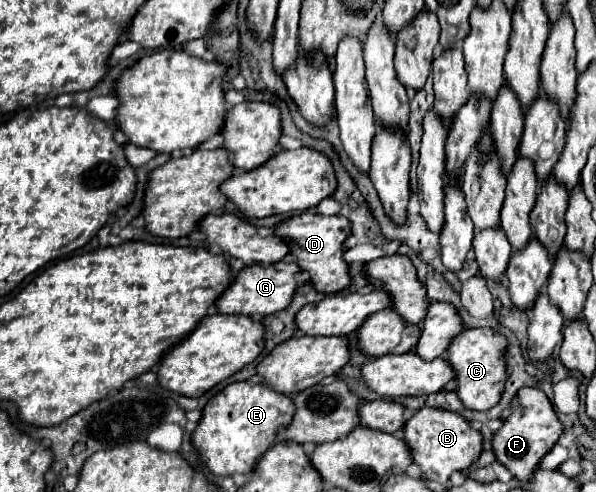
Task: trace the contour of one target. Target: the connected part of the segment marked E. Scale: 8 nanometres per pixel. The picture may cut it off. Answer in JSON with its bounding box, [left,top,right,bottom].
[191,382,295,476]

